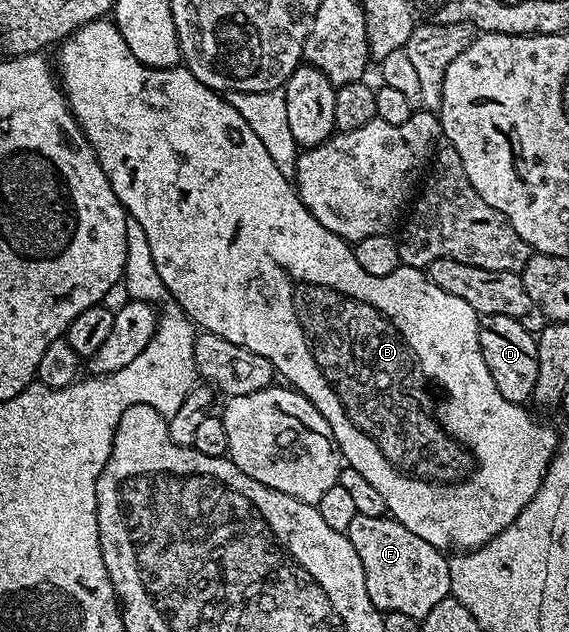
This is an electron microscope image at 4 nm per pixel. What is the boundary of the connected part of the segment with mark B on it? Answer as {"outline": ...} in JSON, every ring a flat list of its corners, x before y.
{"outline":[[109,18,93,19,91,23,86,23,82,27,76,28,73,35,69,36,57,48,57,51,58,63,56,59,56,75,60,80,60,86,66,97,66,106,70,108,70,112,74,115,74,120,80,125,82,132,85,133,86,140,89,141,90,147,96,153,96,157,100,161,100,165,104,169,104,173,108,177,108,181,112,185,116,197,122,202,122,208,126,210,127,216,140,221,140,229,144,229,144,237,148,237,148,249,152,249,152,265,156,265,156,273,160,273,160,281,164,281,164,285,170,291,170,295,174,298,175,303,190,318,195,328,216,333,216,337,224,337,224,341,232,341,232,345,240,345,252,353,260,353,260,357,267,359,274,366,275,372,281,378,283,375,287,379,283,380,293,390,300,392,322,414,324,421,328,421,328,425,334,434,334,442,337,443,343,460,349,466,354,467,356,473,360,473,360,477,364,477,364,481,368,481,368,485,372,485,372,489,376,489,376,493,380,493,380,497,384,497,387,512,393,518,397,519,398,522,402,523,404,529,412,529,412,533,416,533,416,537,424,537,424,541,428,541,428,545,439,549,458,547,454,549,465,553,473,551,476,547,483,547,489,539,496,537,508,525,512,525,512,521,530,504,532,497,536,497,540,485,546,480,546,471,552,462,552,439,550,443,549,429,541,427,526,412,527,408,523,404,504,401,504,397,500,397,500,389,496,389,496,381,492,381,492,373,488,373,488,365,484,365,484,357,482,356,480,341,478,340,478,320,480,316,477,311,472,309,472,305,468,305,468,301,460,301,460,297,452,297,452,293,444,293,444,289,440,289,440,285,436,285,431,279,426,278,425,274,416,267,403,267,399,265,397,269,384,277,376,277,372,273,364,273,364,269,360,269,360,261,356,261,353,246,347,240,341,239,336,233,324,229,324,225,320,225,320,221,316,221,316,217,312,217,310,210,302,204,302,199,298,196,295,184,287,176,280,173,276,161,272,161,272,157,268,157,268,149,264,149,264,145,260,142,260,137,256,137,256,133,252,133,252,129,248,129,248,121,244,121,244,117,240,117,240,113,236,113,236,109,232,109,232,105,228,105,225,97,210,87,205,87,185,65,168,68,150,68,148,65,142,64,132,55,132,50,125,44,124,37,121,36,121,33]]}

